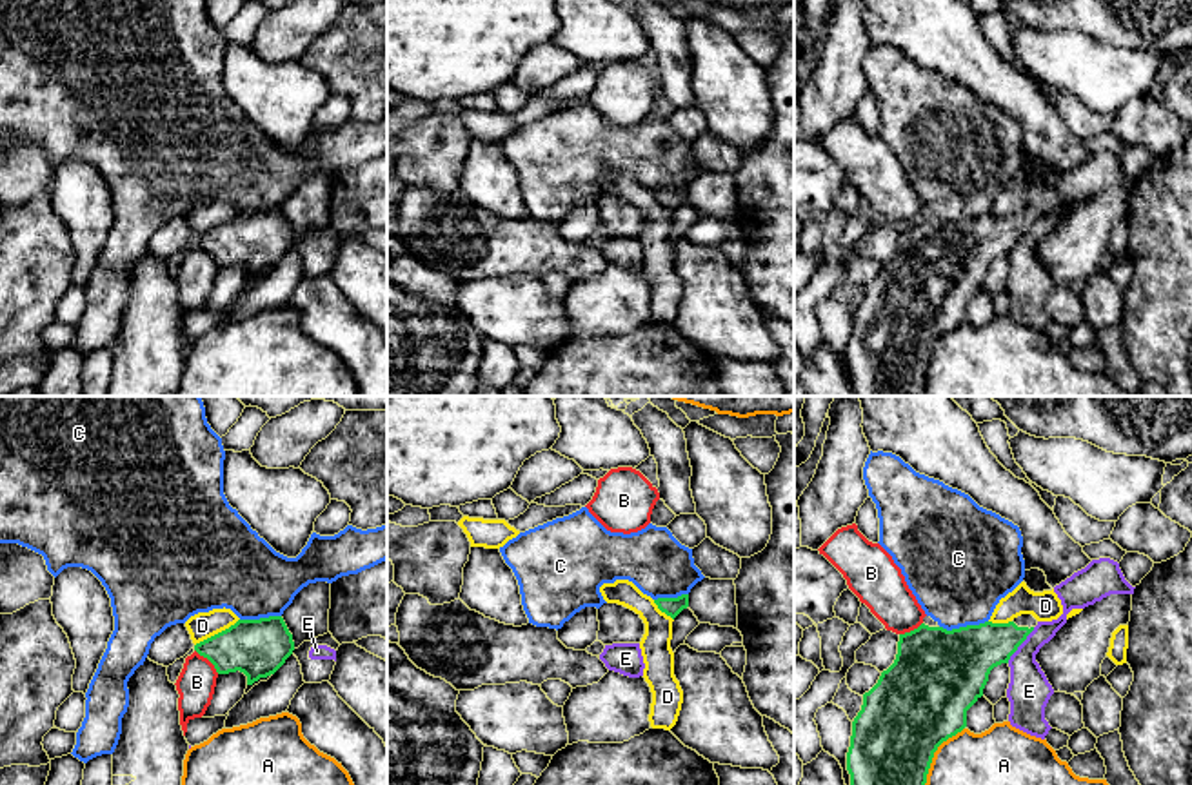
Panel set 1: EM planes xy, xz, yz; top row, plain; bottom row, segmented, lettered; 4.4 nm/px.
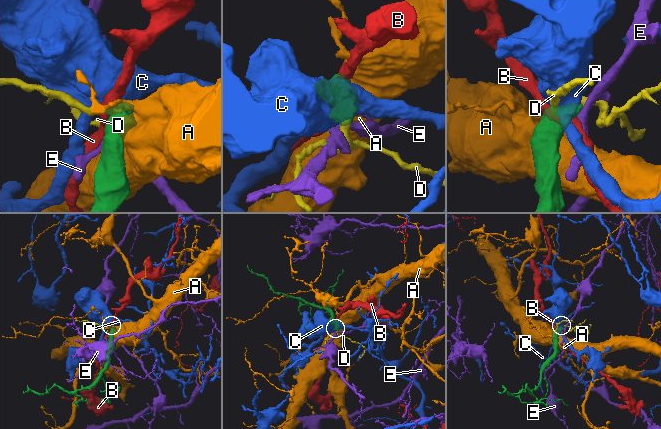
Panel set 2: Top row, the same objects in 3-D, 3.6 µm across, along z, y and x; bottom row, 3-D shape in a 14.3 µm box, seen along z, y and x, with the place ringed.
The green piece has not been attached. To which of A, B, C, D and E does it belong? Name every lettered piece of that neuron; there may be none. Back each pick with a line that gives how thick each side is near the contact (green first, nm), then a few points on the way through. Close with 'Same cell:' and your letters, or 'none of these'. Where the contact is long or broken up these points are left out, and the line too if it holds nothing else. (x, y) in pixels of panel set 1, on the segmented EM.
Same cell: none of these

